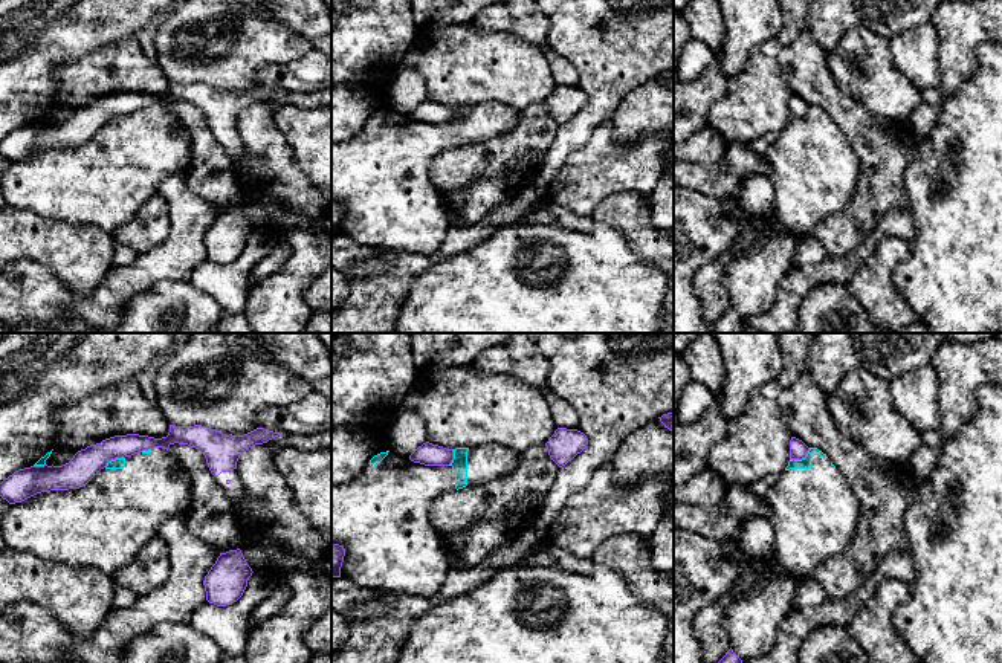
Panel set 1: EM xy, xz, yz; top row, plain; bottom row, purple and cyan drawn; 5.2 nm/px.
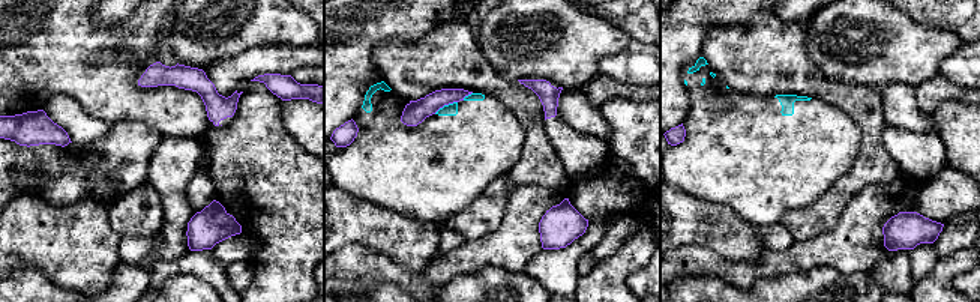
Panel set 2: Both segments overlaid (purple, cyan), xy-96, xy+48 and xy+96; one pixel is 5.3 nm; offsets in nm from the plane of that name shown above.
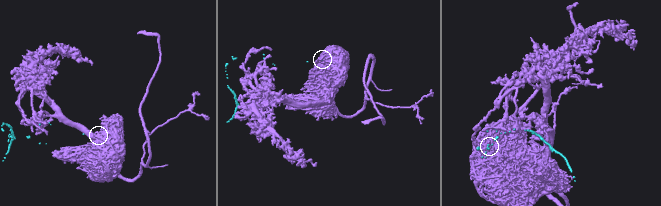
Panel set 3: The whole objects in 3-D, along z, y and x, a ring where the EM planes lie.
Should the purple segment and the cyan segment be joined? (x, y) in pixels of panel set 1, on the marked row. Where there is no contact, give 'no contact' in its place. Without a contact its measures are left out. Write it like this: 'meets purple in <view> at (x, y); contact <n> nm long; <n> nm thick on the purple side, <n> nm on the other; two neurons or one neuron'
meets purple in yz at (801, 459); contact 130 nm long; 100 nm thick on the purple side, 60 nm on the other; two neurons

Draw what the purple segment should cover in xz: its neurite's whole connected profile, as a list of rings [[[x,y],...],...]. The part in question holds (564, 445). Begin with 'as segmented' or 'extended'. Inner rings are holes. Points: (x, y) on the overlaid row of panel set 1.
as segmented; [[[558,428],[545,443],[550,458],[559,466],[565,466],[588,445],[588,438],[577,429]]]

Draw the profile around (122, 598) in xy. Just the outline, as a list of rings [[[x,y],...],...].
[[[116,585],[115,593],[113,593],[113,608],[121,610],[134,605],[137,600],[137,594],[134,594],[131,590],[125,587]]]

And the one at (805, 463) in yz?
[[[810,448],[802,460],[790,460],[765,500],[774,533],[771,558],[797,579],[810,577],[820,564],[840,555],[857,530],[860,503],[843,474],[817,448]]]

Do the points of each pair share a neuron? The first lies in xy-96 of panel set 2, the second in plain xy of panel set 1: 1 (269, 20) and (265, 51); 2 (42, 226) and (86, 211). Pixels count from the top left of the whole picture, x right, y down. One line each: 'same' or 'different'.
1: same
2: different

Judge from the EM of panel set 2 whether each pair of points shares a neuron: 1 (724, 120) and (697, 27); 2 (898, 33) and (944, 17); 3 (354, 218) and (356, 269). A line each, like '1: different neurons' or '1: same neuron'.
1: different neurons
2: different neurons
3: different neurons

